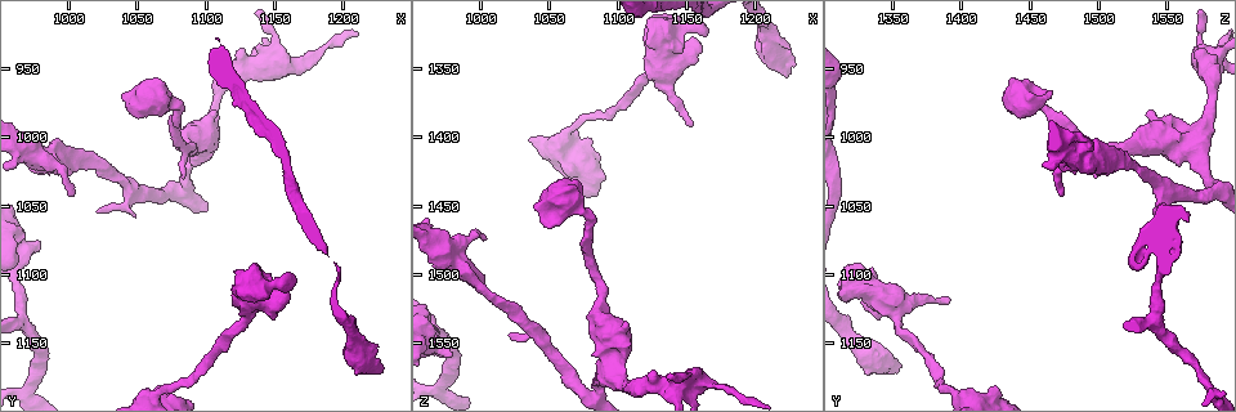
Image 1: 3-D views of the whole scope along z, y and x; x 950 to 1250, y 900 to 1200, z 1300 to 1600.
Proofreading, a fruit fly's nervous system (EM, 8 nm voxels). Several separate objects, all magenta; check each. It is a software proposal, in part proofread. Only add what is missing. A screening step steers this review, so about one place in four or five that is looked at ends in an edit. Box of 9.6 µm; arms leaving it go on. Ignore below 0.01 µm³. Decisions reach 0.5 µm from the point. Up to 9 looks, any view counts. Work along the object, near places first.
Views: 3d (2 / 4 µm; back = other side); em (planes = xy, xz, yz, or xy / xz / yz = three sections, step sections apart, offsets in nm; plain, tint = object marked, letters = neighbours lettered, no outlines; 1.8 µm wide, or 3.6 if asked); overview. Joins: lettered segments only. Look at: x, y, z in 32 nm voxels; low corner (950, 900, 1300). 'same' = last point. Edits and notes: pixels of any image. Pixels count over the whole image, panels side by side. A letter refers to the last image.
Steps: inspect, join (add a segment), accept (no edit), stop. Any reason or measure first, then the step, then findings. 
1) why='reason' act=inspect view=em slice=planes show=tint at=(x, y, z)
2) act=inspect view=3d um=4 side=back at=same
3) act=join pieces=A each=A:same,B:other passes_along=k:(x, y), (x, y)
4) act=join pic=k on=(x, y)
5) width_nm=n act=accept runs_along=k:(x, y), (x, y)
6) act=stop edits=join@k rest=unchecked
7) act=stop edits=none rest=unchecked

why='branch stops here' act=inspect view=em slice=xz step=16 show=plain at=(1224, 1170, 1354)

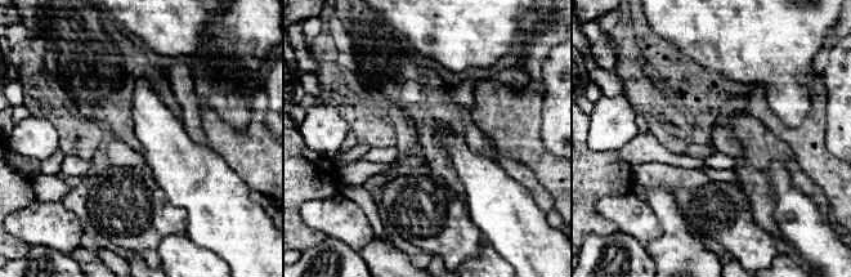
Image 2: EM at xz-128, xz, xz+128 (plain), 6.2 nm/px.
act=inspect view=em slice=xz step=16 show=letters at=same

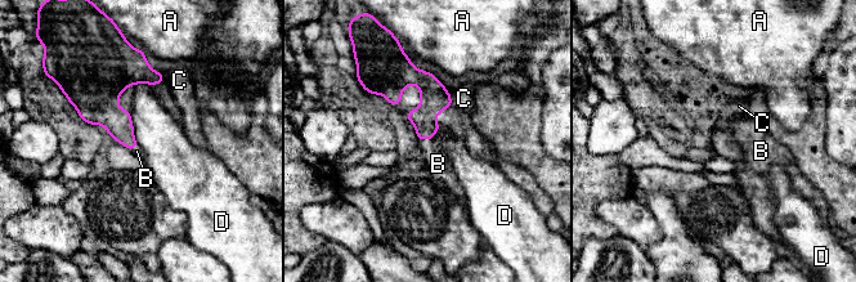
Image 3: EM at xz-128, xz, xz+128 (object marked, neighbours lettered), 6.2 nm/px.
act=join pieces=B each=A:other,B:same,C:other,D:other passes_along=3:(434, 99), (425, 138), (438, 164) found='it goes on there'

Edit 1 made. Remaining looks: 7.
why='redraw' act=inspect view=overview

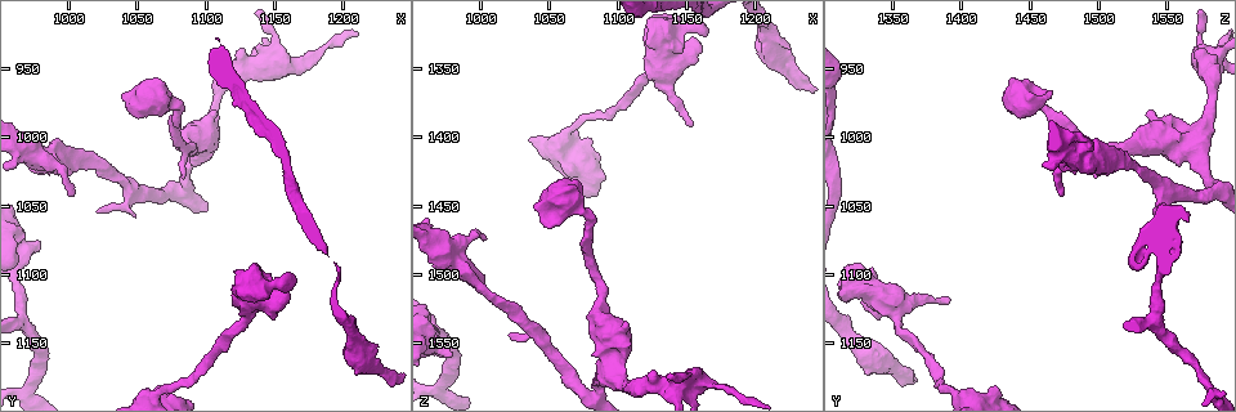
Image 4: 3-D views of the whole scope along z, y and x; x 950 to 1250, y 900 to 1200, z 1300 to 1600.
why='calibre changes' act=inspect view=em slice=planes show=plain at=(1142, 1106, 1320)

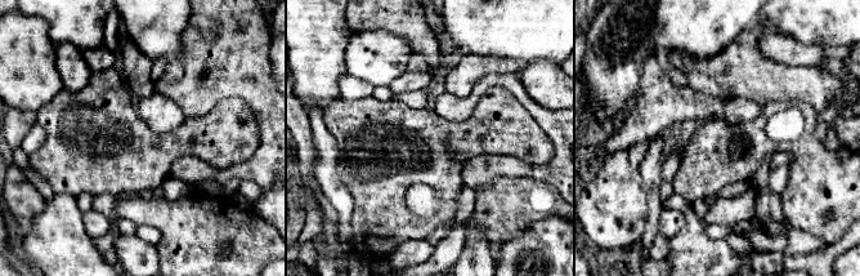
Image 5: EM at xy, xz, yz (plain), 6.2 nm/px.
act=inspect view=em slice=planes show=tint at=same

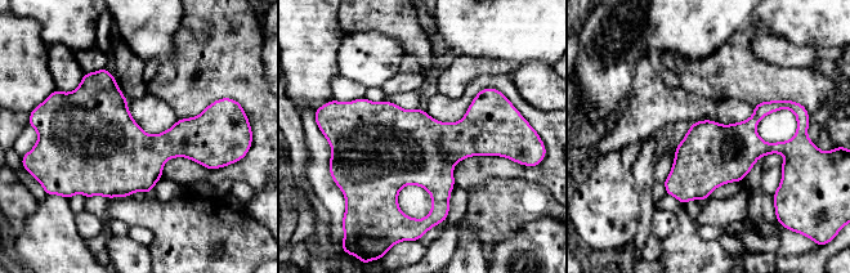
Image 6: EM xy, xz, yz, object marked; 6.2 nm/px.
act=inspect view=em slice=planes show=letters at=same

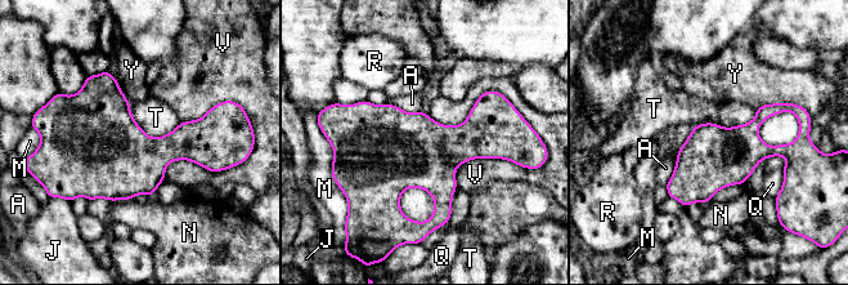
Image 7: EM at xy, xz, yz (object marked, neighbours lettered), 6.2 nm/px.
longest_contact=V:480nm act=accept each=A:other,J:other,M:other,N:other,Q:other,R:other,T:other,V:other,Y:other found='none of them fits'

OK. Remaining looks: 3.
why='sudden change in width' act=inspect view=em slice=planes show=letters at=(1064, 1186, 1392)

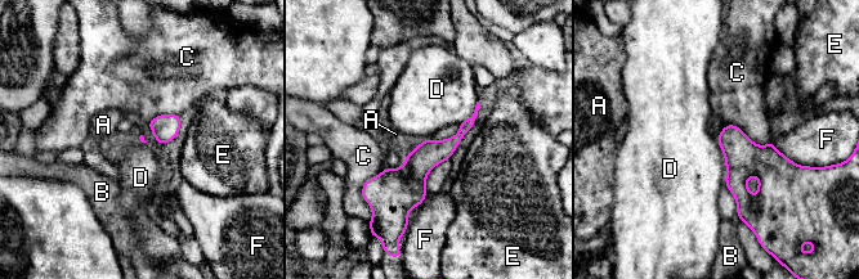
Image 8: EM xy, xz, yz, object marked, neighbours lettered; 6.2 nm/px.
act=accept each=A:other,B:other,C:other,D:other,E:other,F:other runs_along=8:(470, 121), (408, 180), (402, 211) found='no lettered segment goes on from it'

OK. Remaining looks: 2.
act=inspect view=em slice=planes show=letters at=(978, 1076, 1558)

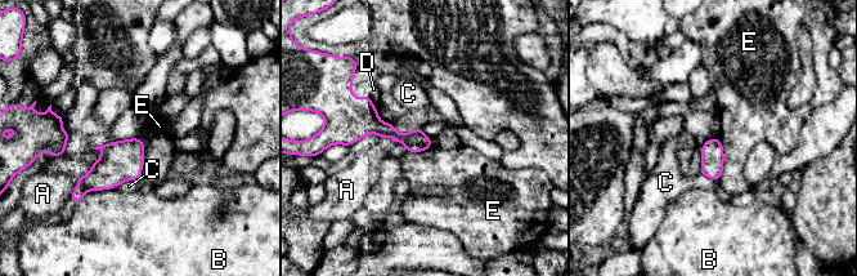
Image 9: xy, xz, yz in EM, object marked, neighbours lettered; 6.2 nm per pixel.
act=accept each=A:other,B:other,C:other,D:other,E:other runs_along=9:(348, 136), (380, 128), (427, 143) found='none of them fits'

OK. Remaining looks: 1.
act=stop edits=join@3 rest=unchecked

